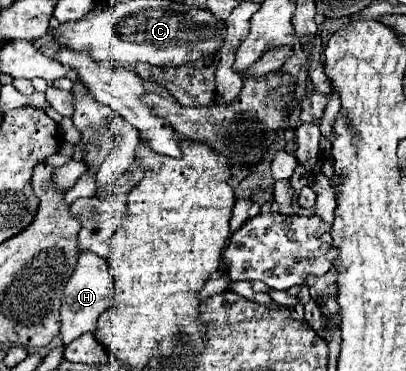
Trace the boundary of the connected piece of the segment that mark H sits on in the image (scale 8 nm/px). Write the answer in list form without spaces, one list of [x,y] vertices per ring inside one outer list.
[[[81,251],[77,267],[63,291],[63,305],[61,305],[61,341],[63,345],[69,345],[83,333],[95,333],[97,319],[115,303],[113,289],[115,287],[113,287],[111,265],[103,257],[91,251]]]

